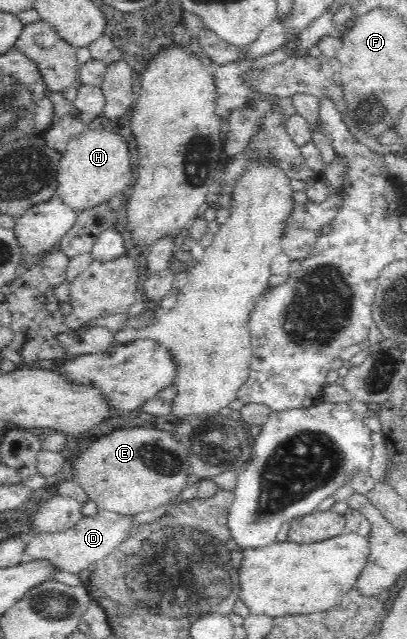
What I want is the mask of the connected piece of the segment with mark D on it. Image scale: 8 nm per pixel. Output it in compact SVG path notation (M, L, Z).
M100 510L95 516L83 516L73 528L61 532L39 531L33 532L27 539L25 547L26 561L45 562L53 567L56 572L69 572L69 574L81 574L83 570L91 570L94 565L104 560L115 547L128 535L128 530L133 526L133 516L122 515L107 510Z

